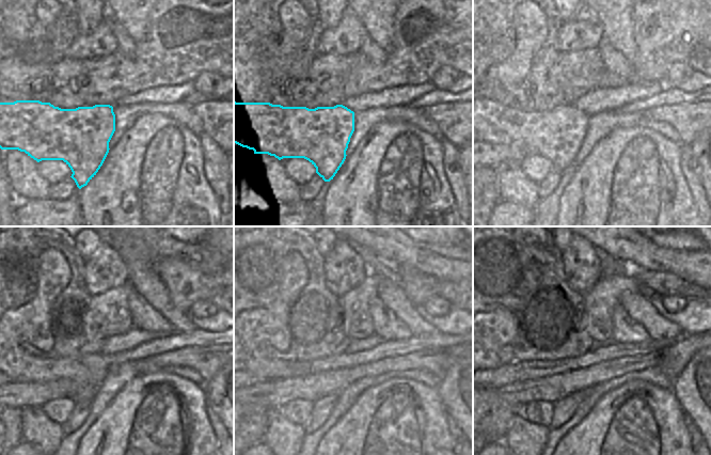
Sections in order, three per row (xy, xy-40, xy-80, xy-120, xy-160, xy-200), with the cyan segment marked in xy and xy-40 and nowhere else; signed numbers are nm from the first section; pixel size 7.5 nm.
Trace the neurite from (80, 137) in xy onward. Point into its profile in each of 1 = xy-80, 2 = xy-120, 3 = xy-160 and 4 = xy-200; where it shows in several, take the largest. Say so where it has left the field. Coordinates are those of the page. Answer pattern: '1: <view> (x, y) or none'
1: xy-80 (557, 135)
2: xy-120 (19, 364)
3: xy-160 (257, 362)
4: xy-200 (494, 361)

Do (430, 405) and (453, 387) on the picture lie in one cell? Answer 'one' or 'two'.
two

